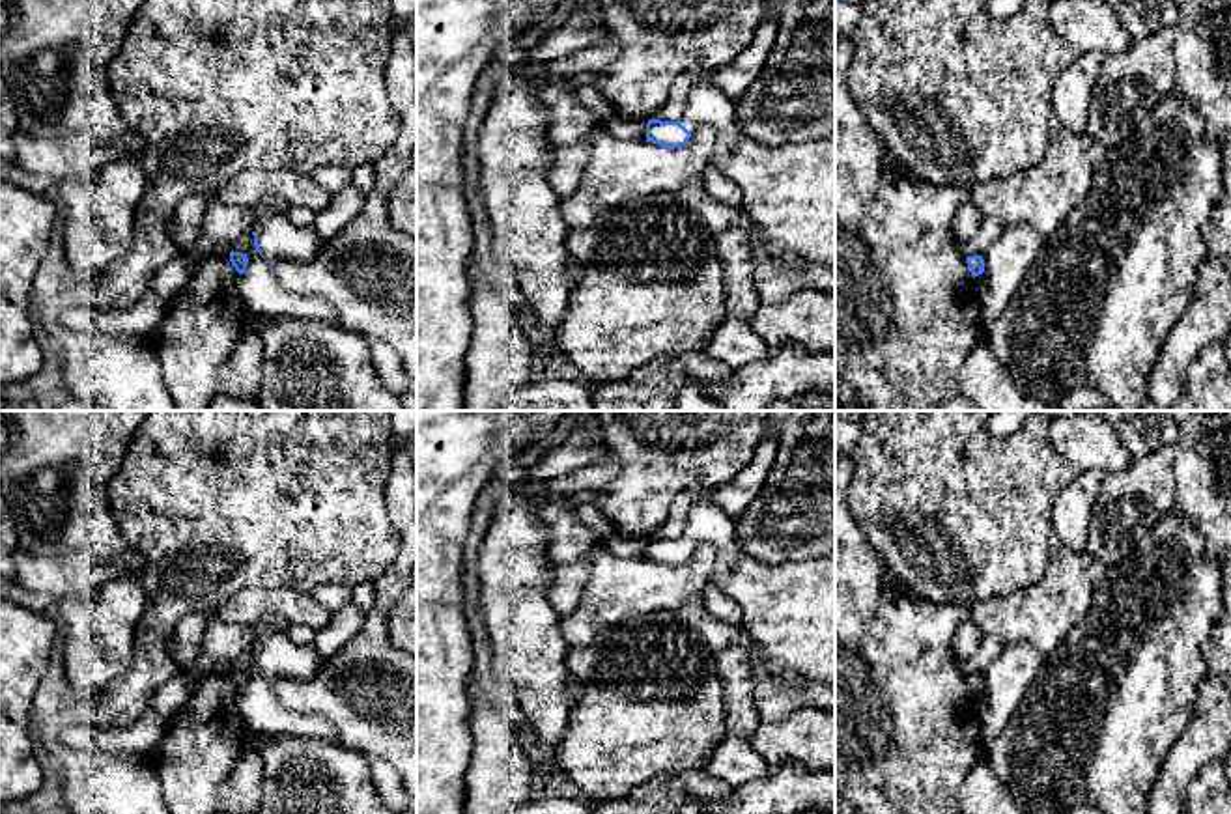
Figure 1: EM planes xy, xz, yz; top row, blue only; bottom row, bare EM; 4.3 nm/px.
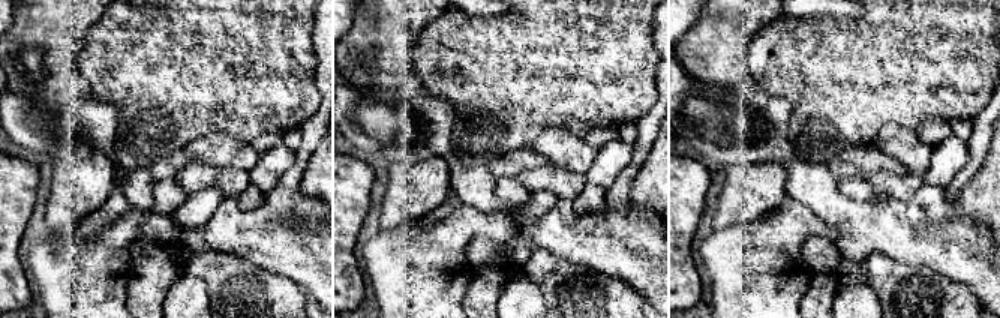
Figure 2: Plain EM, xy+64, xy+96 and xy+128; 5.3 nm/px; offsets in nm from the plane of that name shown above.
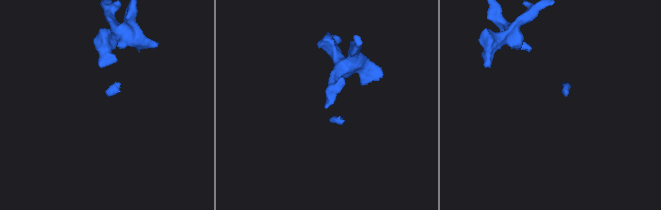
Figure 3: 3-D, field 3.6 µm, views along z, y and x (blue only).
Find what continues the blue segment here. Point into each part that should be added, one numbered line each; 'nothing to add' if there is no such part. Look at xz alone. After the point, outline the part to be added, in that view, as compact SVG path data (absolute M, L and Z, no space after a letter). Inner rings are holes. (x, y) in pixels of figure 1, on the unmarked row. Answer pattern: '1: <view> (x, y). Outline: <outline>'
1: xz (789, 611). Outline: M708 500L693 504L680 541L695 551L700 543L715 549L714 581L742 612L742 629L762 648L766 667L785 685L835 685L835 551L779 566L760 564L738 549L734 521Z

